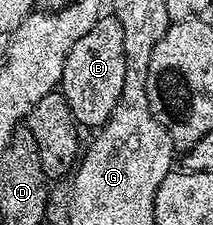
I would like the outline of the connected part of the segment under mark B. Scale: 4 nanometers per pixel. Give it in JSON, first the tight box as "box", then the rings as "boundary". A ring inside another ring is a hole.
{"box":[61,16,125,128],"boundary":[[[100,16],[97,24],[73,44],[65,60],[65,72],[61,83],[61,93],[69,100],[76,123],[80,127],[95,126],[102,128],[109,120],[117,100],[121,96],[121,87],[125,84],[125,32],[113,16]]]}

